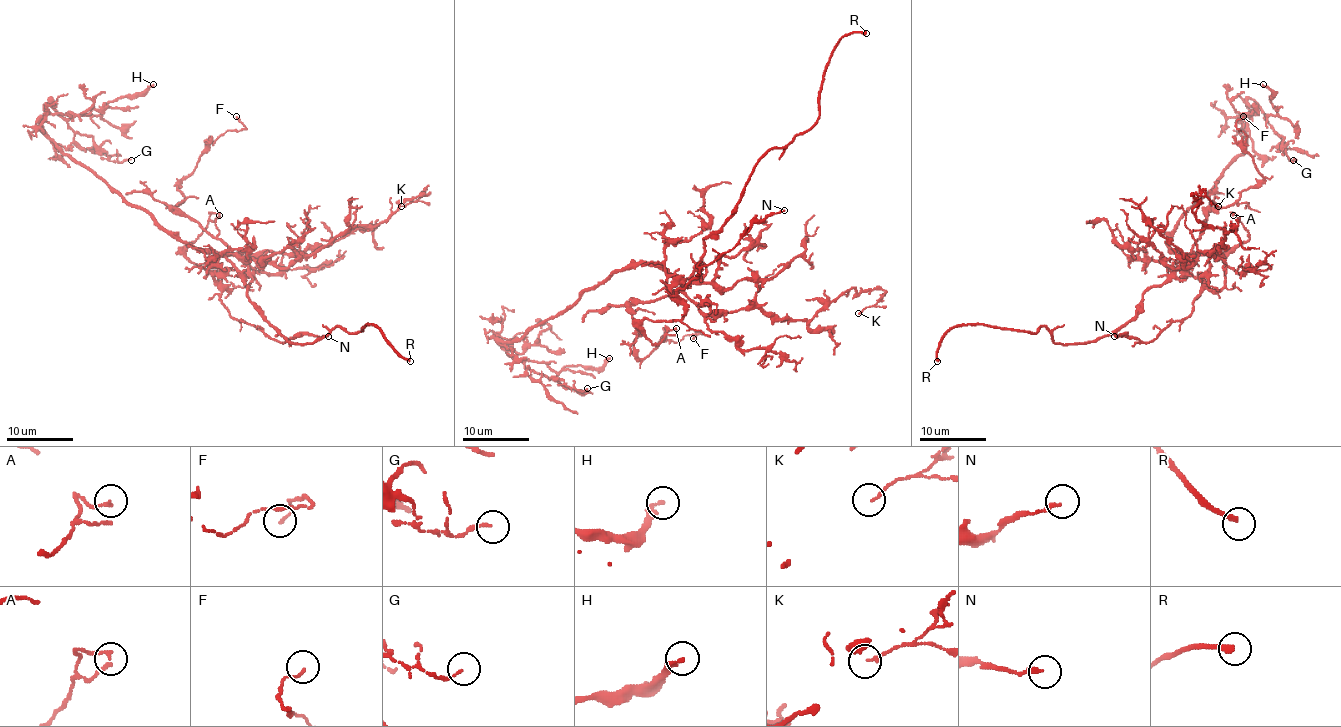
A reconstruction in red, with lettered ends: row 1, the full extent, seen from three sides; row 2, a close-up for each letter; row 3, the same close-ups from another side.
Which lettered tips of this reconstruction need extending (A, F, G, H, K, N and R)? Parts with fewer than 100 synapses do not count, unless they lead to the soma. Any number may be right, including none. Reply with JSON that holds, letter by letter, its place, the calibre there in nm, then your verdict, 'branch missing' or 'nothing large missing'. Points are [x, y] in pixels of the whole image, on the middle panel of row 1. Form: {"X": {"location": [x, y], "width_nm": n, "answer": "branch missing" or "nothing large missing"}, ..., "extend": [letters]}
{"A": {"location": [676, 328], "width_nm": 140, "answer": "nothing large missing"}, "F": {"location": [693, 338], "width_nm": 110, "answer": "nothing large missing"}, "G": {"location": [587, 388], "width_nm": 110, "answer": "nothing large missing"}, "H": {"location": [609, 358], "width_nm": 200, "answer": "nothing large missing"}, "K": {"location": [858, 313], "width_nm": 130, "answer": "nothing large missing"}, "N": {"location": [784, 210], "width_nm": 170, "answer": "nothing large missing"}, "R": {"location": [866, 33], "width_nm": 220, "answer": "branch missing"}, "extend": ["R"]}

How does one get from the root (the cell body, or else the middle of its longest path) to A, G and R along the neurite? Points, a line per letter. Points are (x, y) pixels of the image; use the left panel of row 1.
A: (211, 250), (223, 255), (211, 266), (228, 290), (184, 251), (209, 216), (219, 215)
G: (211, 250), (173, 238), (74, 163), (44, 133), (48, 98), (111, 161), (131, 160)
R: (211, 250), (233, 265), (248, 300), (288, 341), (306, 345), (336, 326), (358, 333), (373, 325), (410, 361)

